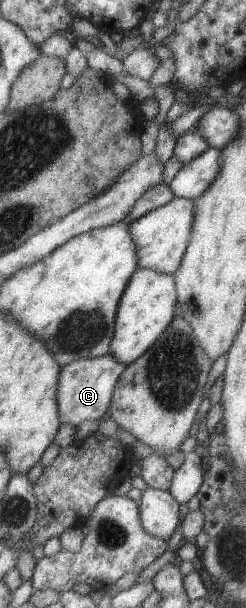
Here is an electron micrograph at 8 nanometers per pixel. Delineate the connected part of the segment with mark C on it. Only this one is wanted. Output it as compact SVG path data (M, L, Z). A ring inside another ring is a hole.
M110 354L99 358L80 358L61 366L55 390L58 418L75 429L82 421L97 421L106 417L113 387L125 366Z

